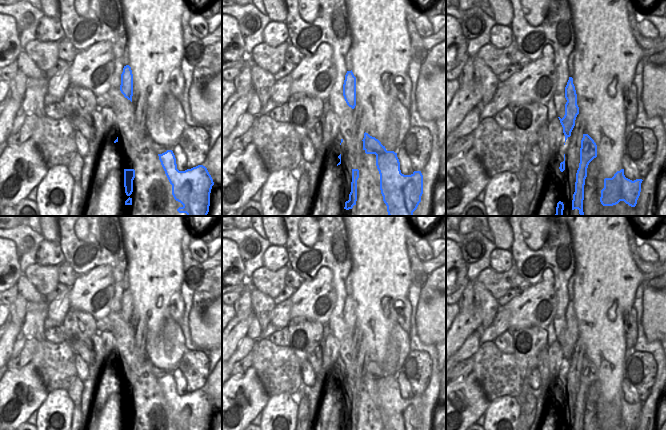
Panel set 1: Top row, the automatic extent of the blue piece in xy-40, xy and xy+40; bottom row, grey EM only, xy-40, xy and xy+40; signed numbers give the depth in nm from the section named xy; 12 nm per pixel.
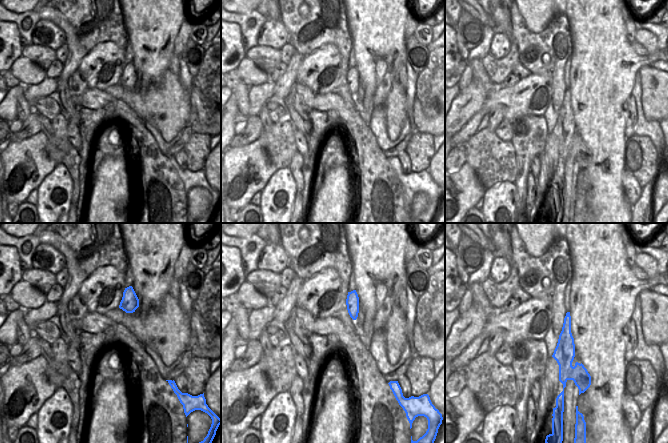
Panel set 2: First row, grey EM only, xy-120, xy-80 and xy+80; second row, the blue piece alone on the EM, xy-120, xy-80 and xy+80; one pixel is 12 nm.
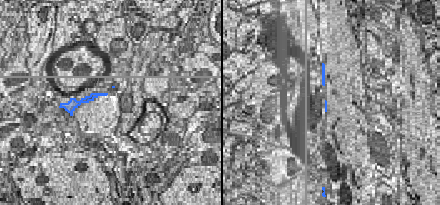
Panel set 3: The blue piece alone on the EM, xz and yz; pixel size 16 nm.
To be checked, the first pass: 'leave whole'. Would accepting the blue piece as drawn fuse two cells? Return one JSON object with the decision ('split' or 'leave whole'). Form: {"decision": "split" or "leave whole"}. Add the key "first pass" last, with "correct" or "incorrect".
{"decision": "leave whole", "first pass": "correct"}

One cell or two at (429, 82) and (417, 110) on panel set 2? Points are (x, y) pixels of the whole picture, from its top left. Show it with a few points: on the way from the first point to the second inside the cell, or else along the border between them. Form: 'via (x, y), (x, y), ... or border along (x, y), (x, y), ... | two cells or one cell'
border along (415, 96), (423, 112), (433, 118) | two cells

